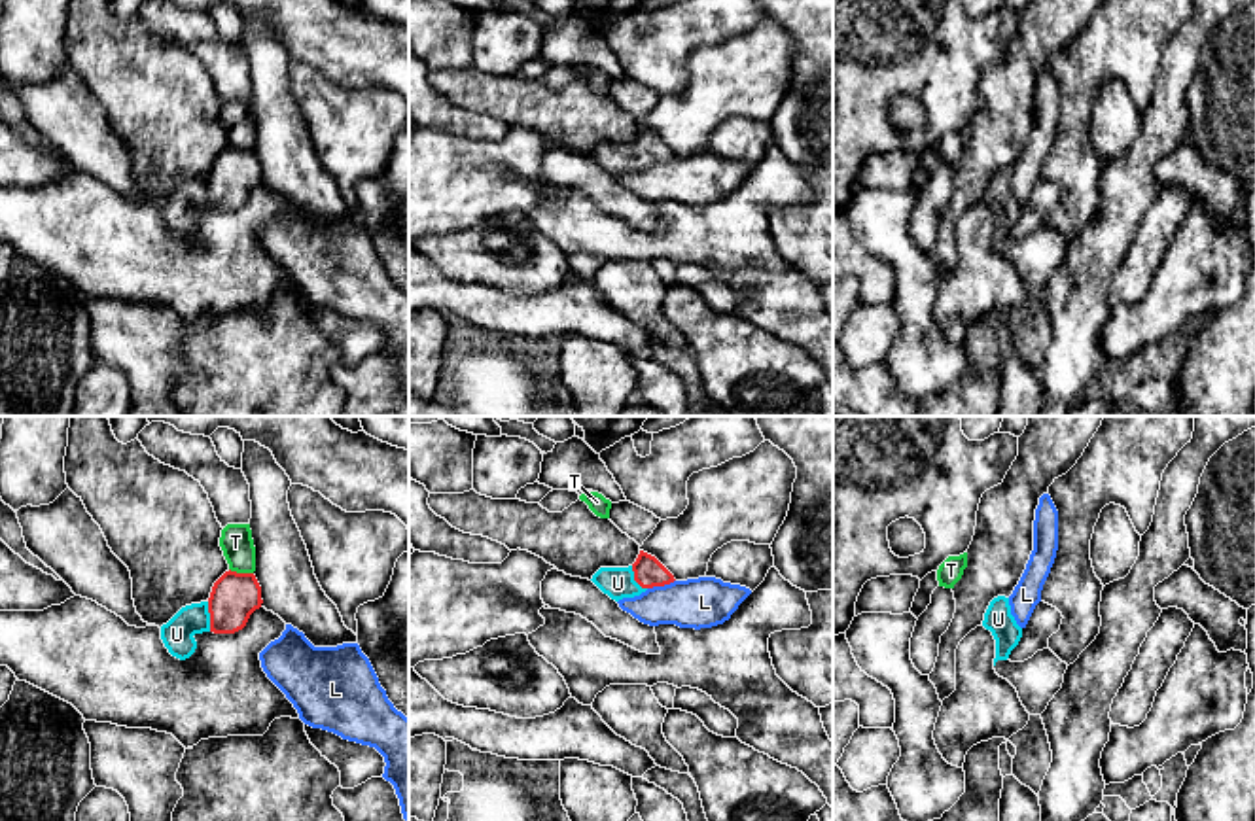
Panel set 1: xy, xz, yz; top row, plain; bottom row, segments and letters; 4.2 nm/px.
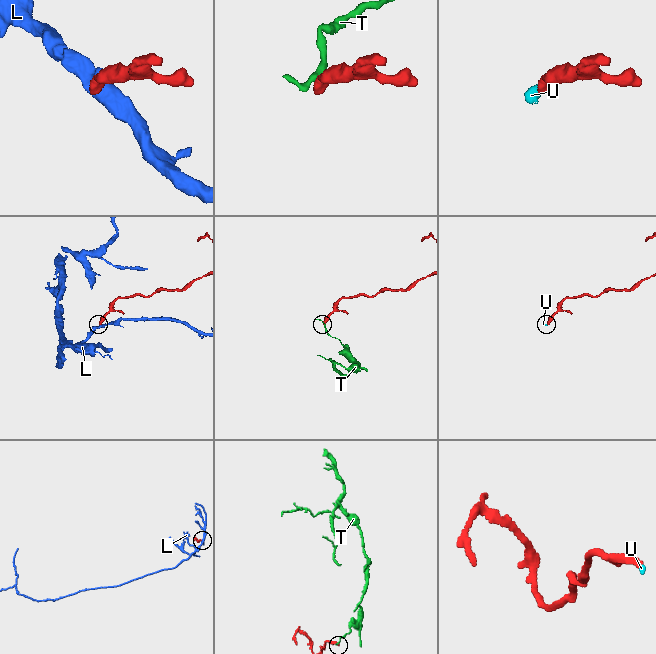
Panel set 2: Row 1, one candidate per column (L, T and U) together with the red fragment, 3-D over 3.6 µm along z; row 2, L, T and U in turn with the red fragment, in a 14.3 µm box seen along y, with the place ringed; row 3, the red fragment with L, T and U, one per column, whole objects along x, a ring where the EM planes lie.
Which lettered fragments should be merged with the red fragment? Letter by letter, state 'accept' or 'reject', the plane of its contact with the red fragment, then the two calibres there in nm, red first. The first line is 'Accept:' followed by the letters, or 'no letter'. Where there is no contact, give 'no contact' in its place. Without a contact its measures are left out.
Accept: U
L: reject; contact in xz; calibres 130 and 220 nm
T: reject; contact in xy; calibres 200 and 140 nm
U: accept; contact in xy; calibres 200 and 140 nm

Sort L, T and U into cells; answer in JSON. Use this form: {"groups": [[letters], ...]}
{"groups": [["L"], ["T"], ["U"]]}

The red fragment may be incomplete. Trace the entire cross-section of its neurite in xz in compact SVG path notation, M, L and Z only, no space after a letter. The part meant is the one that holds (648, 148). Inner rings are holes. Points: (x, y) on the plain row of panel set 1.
M640 127L628 144L600 144L591 155L604 170L619 178L653 163L674 159L674 151L651 131Z

